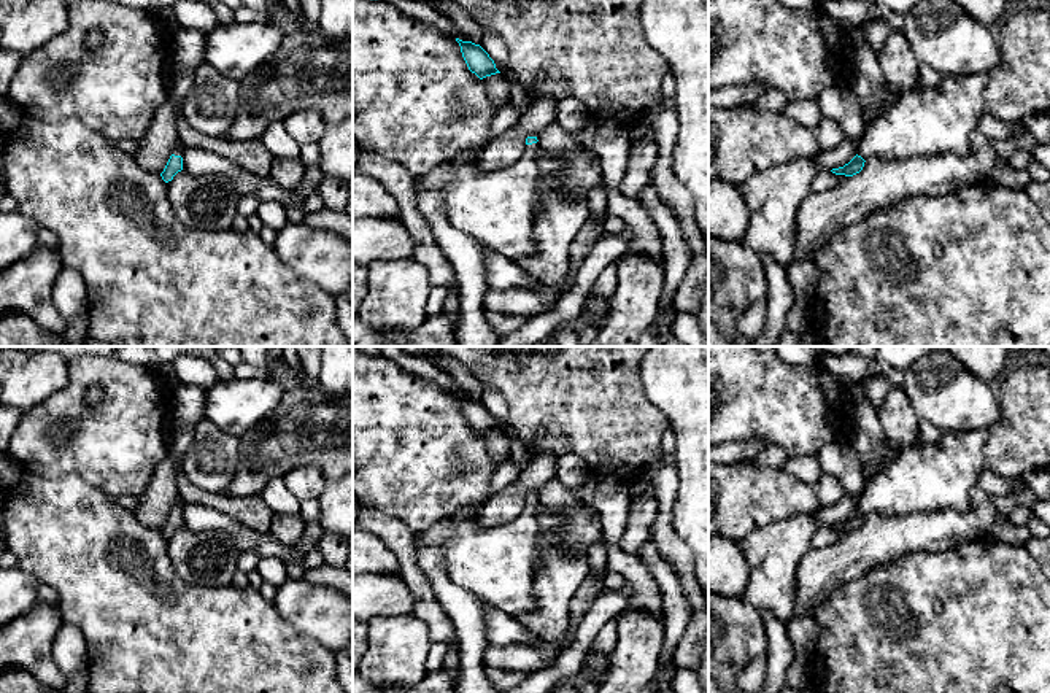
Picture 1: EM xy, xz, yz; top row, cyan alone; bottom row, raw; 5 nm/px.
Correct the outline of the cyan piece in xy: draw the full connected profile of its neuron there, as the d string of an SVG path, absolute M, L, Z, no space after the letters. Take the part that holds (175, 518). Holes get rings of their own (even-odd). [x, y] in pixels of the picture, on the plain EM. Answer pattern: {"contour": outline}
{"contour": "M181 497L176 499L173 510L170 512L164 528L160 529L162 536L165 539L172 537L173 532L183 526L183 509L184 509L184 502Z"}

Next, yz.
{"contour": "M990 429L966 432L947 431L937 442L923 442L918 447L899 451L877 475L864 483L856 512L843 523L832 525L836 531L853 532L859 529L870 513L883 517L909 517L940 510L967 512L971 496L985 470L985 445Z"}

